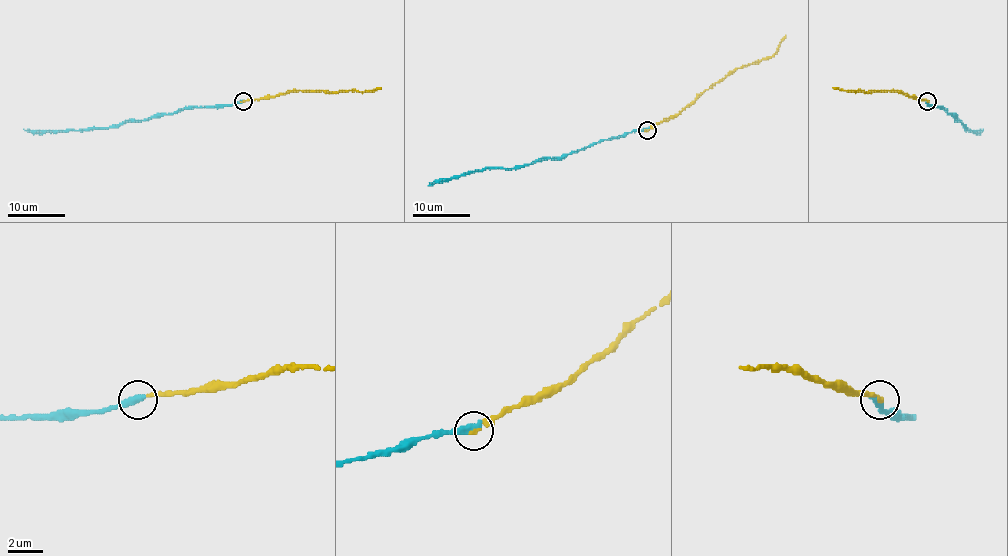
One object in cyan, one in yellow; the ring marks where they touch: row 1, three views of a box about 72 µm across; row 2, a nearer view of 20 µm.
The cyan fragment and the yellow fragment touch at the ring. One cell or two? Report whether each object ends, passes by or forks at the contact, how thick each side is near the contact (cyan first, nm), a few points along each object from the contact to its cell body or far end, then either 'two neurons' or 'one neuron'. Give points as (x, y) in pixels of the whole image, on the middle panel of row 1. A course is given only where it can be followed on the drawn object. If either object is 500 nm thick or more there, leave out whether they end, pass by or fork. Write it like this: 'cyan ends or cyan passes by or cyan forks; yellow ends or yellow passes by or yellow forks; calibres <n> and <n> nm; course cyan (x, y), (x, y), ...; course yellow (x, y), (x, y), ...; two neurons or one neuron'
cyan ends; yellow ends; calibres 460 and 280 nm; course cyan (647, 130), (624, 132), (560, 157), (514, 168), (475, 170), (464, 175), (436, 180), (428, 185); course yellow (647, 130), (678, 115), (736, 68), (768, 59), (785, 35); one neuron

